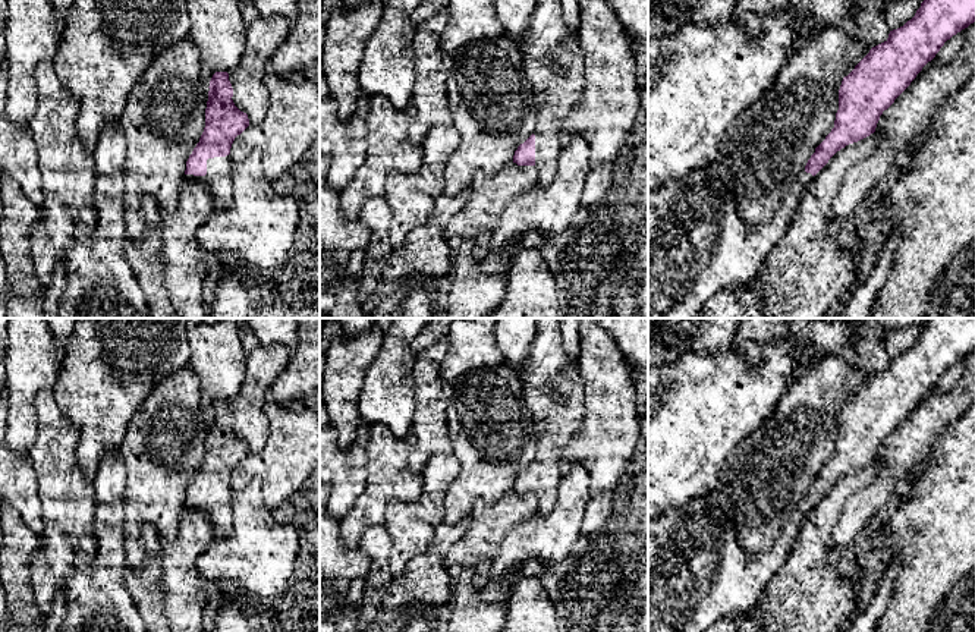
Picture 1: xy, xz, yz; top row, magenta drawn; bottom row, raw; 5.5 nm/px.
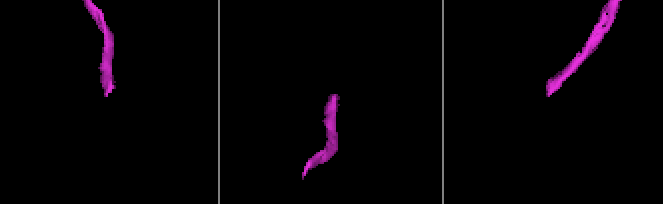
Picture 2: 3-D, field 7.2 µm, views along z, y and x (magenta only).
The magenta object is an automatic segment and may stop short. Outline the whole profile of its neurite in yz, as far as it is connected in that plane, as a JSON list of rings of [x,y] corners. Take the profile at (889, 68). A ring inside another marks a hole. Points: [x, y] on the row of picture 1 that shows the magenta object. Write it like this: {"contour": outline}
{"contour": [[[924,0],[921,3],[921,7],[916,10],[915,16],[910,21],[908,21],[903,26],[890,31],[888,38],[884,43],[872,47],[869,53],[855,66],[855,69],[847,76],[843,78],[839,89],[839,110],[836,113],[834,128],[825,136],[825,139],[815,148],[815,153],[808,160],[805,170],[799,174],[799,179],[795,183],[792,192],[783,199],[781,205],[779,207],[779,210],[774,213],[774,216],[770,218],[768,223],[761,223],[757,227],[751,227],[749,224],[746,224],[739,214],[732,192],[721,182],[715,180],[708,173],[705,166],[698,166],[689,170],[683,177],[673,179],[664,183],[663,186],[660,186],[658,189],[650,191],[648,192],[648,318],[696,318],[701,309],[718,292],[726,289],[736,289],[752,282],[759,274],[768,254],[773,251],[776,243],[786,233],[789,223],[792,221],[798,210],[802,194],[806,185],[811,182],[811,179],[828,163],[828,160],[837,151],[840,151],[849,144],[858,142],[874,133],[883,111],[887,110],[894,103],[894,100],[910,85],[910,82],[916,78],[916,75],[922,70],[922,67],[935,57],[935,54],[940,51],[944,43],[950,40],[953,35],[956,35],[957,32],[960,32],[962,29],[968,28],[974,22],[975,22],[975,0]]]}

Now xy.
{"contour": [[[216,72],[208,88],[205,128],[186,161],[185,174],[207,183],[217,207],[227,207],[232,198],[230,148],[235,138],[249,126],[249,119],[232,100],[227,72]]]}

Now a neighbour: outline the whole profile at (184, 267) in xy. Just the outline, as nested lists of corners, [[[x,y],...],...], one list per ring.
[[[191,179],[180,189],[173,213],[160,208],[164,282],[182,318],[207,318],[202,299],[207,271],[198,233],[216,208],[208,185]]]

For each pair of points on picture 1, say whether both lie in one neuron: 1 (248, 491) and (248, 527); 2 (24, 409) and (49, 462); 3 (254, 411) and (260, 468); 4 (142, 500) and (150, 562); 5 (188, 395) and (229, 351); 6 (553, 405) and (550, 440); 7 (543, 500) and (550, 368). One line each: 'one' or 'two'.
1: one
2: two
3: two
4: one
5: two
6: one
7: one

